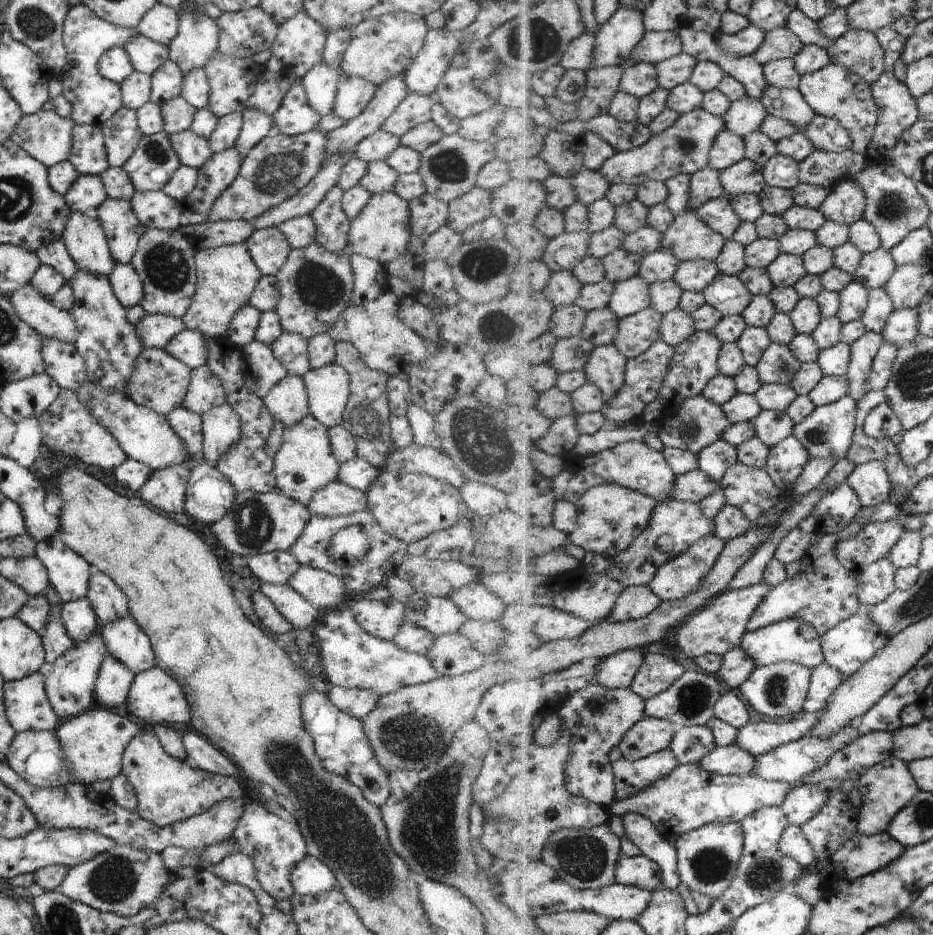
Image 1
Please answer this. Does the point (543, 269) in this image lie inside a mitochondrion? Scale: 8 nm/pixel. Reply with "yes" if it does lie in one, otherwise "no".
no

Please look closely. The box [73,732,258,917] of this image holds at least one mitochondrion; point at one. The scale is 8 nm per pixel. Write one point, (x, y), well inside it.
(115, 879)

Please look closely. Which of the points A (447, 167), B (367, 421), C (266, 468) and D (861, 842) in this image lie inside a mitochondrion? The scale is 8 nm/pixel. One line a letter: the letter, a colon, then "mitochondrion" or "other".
A: mitochondrion
B: mitochondrion
C: other
D: other

